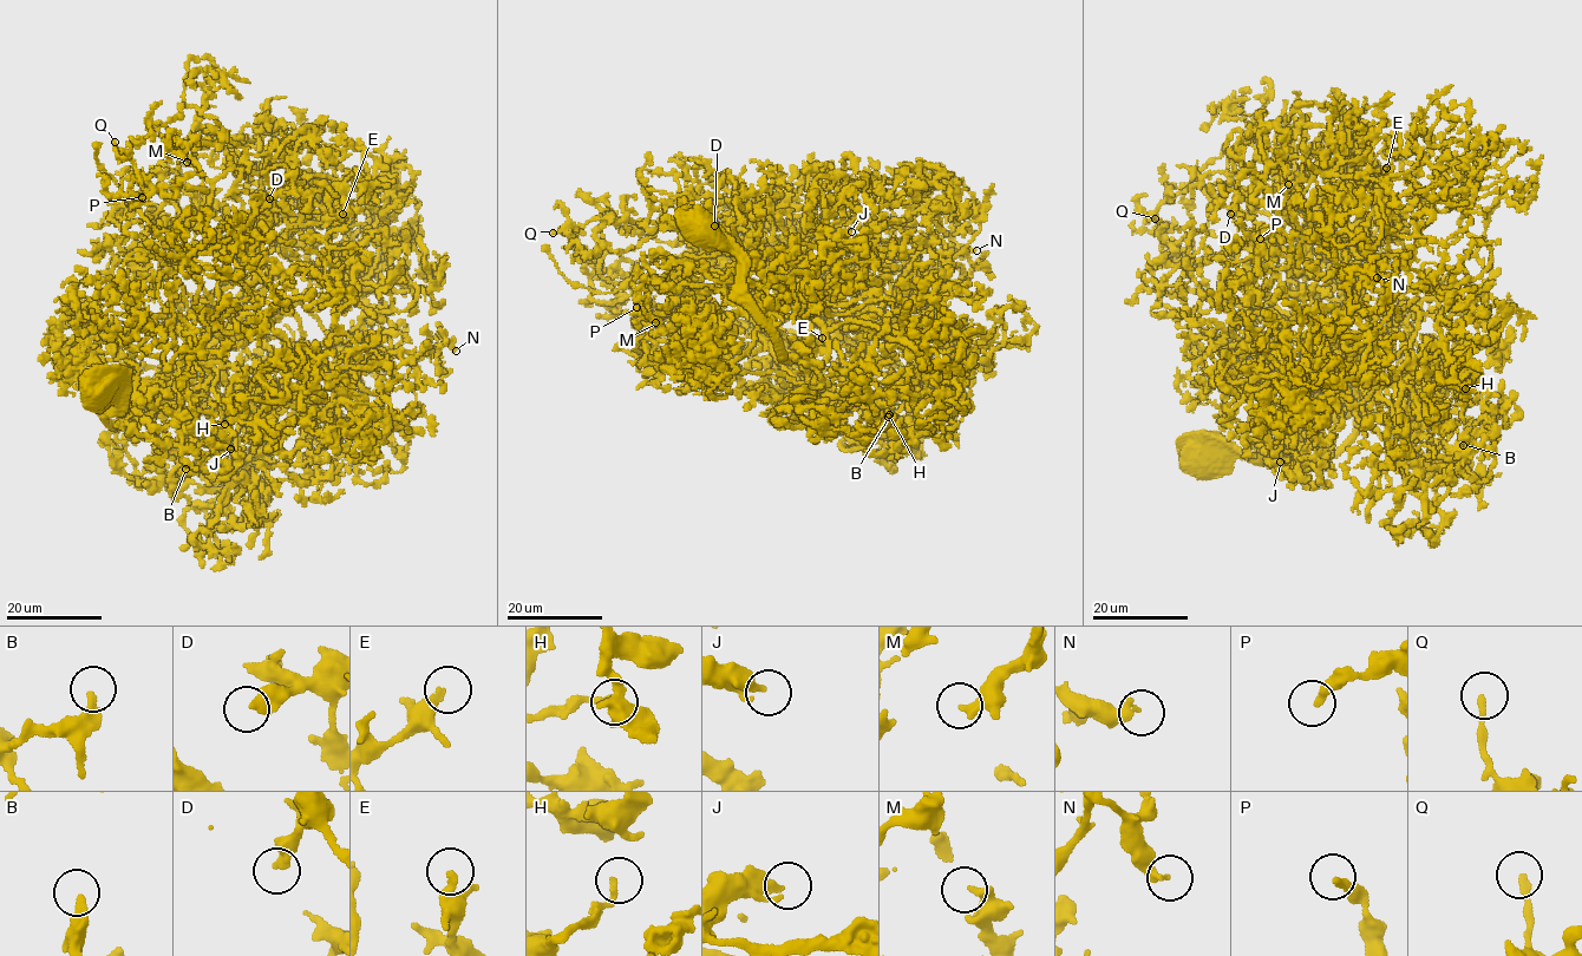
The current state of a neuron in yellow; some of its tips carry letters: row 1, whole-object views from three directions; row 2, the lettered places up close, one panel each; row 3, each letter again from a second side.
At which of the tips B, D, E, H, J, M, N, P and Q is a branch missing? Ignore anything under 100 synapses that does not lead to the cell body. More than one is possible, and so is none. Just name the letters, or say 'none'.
none

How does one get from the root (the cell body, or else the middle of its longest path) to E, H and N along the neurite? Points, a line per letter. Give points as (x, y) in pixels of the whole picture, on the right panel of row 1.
E: (1205, 458), (1351, 436), (1381, 354), (1374, 246), (1333, 233), (1340, 175), (1364, 144), (1374, 192), (1386, 168)
H: (1205, 458), (1326, 457), (1381, 361), (1364, 418), (1450, 457), (1507, 426), (1465, 388)
N: (1205, 458), (1341, 446), (1383, 295), (1353, 283), (1375, 321), (1333, 327), (1375, 335), (1401, 288), (1377, 277)

